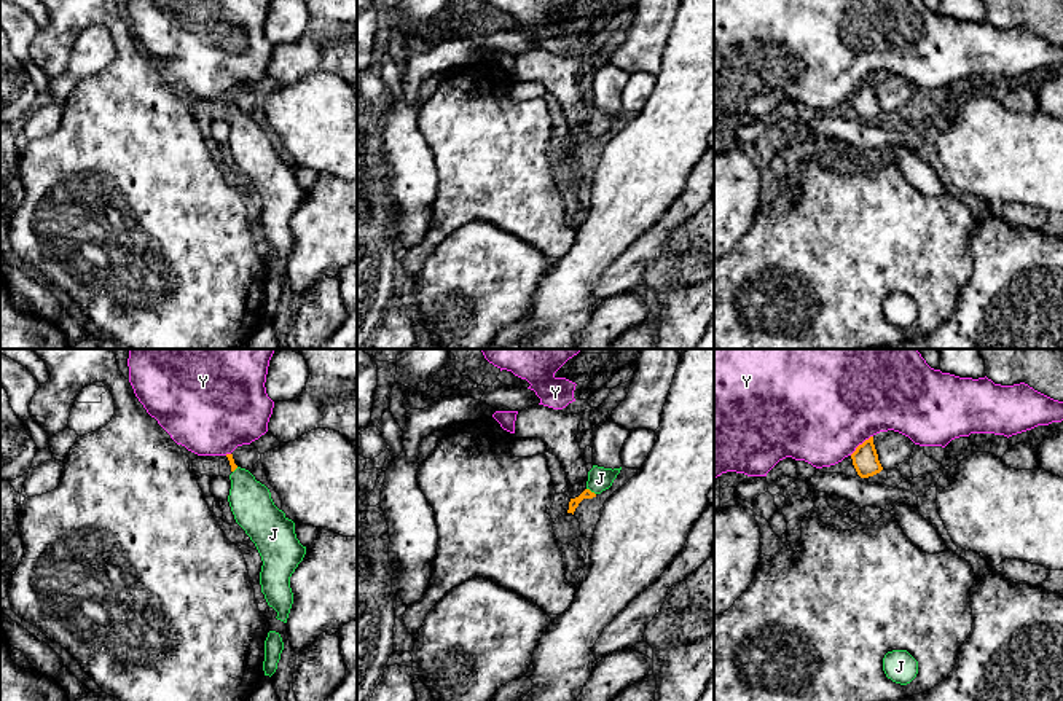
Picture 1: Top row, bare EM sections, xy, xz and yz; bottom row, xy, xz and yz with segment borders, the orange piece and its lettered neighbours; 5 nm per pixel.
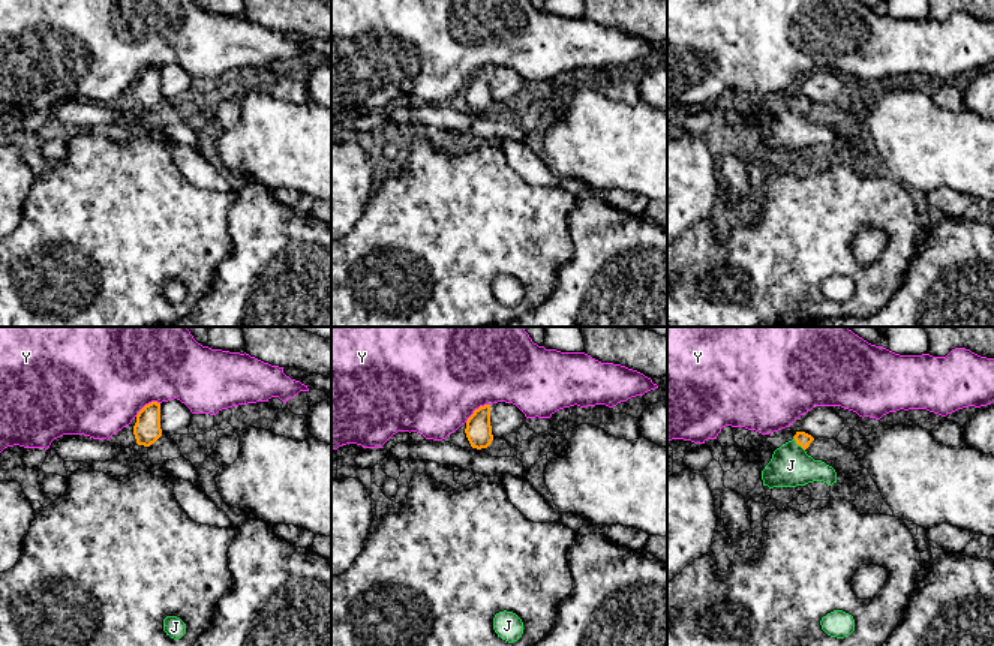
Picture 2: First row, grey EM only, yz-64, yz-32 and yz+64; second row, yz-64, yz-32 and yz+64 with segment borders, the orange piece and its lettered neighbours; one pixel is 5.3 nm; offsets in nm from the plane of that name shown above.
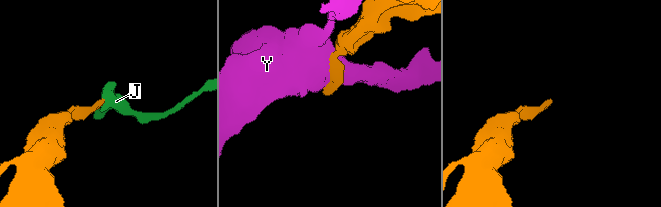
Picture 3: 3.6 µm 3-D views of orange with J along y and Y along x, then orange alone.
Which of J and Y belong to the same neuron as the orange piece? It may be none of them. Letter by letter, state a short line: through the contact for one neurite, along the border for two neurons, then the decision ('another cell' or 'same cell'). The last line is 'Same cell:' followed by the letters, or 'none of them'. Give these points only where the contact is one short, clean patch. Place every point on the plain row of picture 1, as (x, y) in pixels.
J: line xz (587, 137), (590, 134), (600, 121); same cell
Y: another cell
Same cell: J

